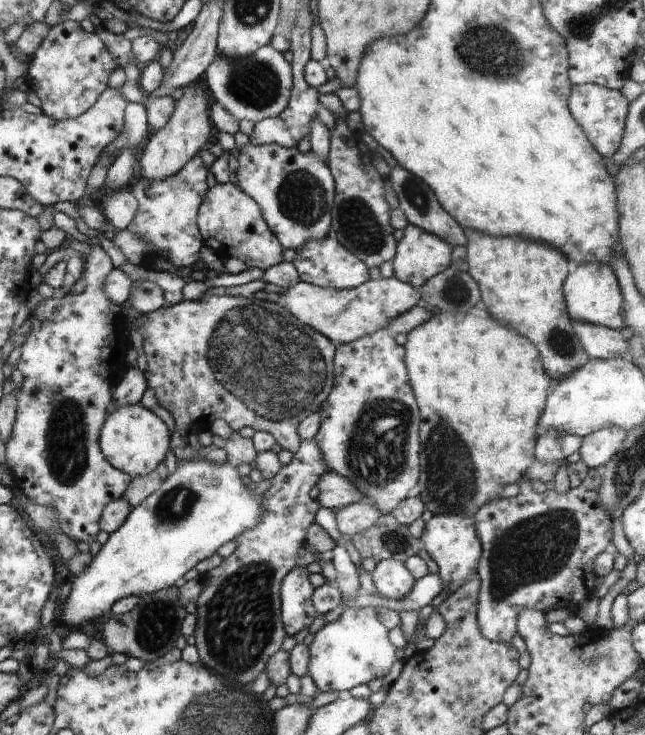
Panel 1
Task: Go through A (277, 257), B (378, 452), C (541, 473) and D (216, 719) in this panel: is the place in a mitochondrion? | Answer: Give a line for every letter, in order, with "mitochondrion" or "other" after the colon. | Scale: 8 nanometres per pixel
A: other
B: mitochondrion
C: other
D: mitochondrion

